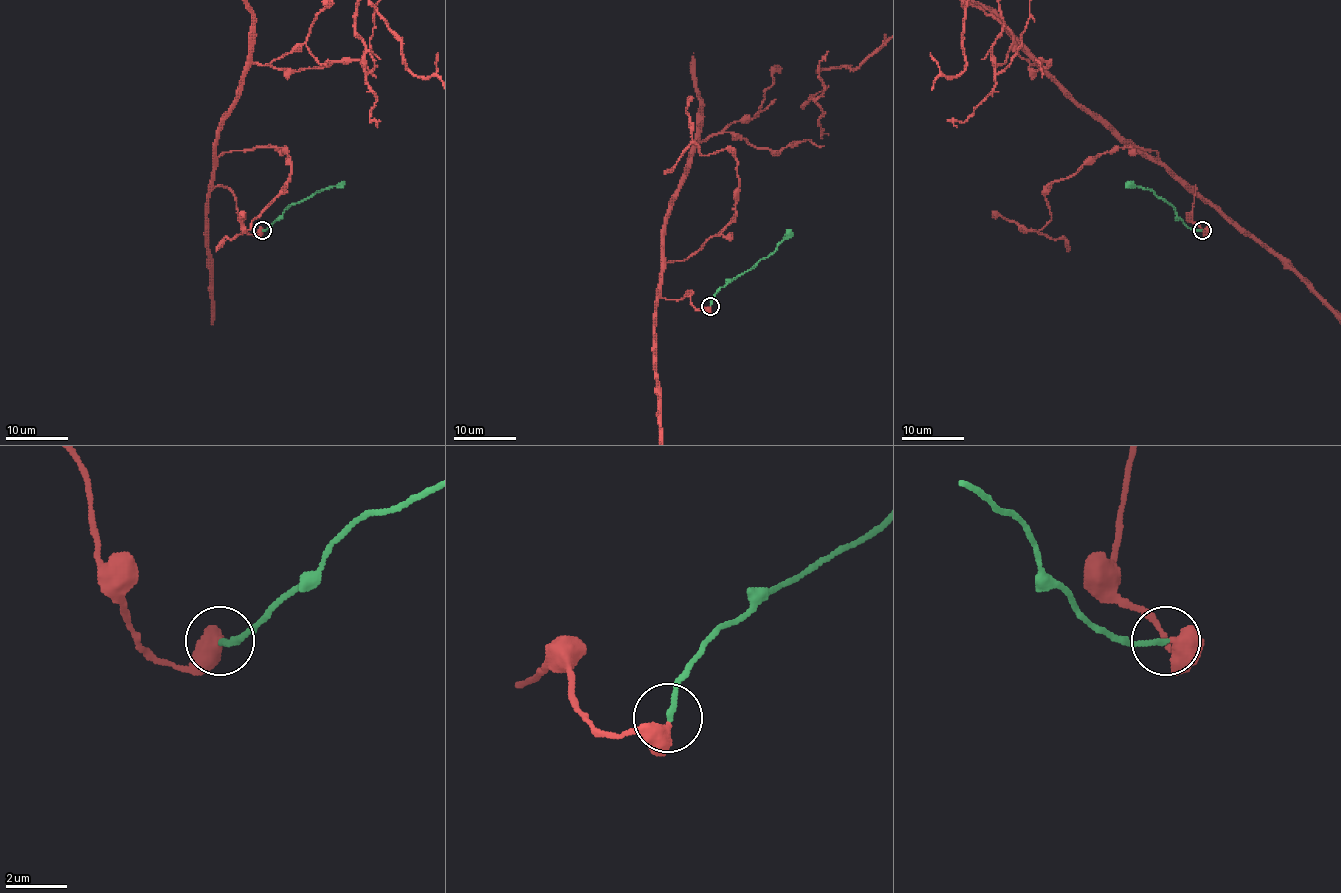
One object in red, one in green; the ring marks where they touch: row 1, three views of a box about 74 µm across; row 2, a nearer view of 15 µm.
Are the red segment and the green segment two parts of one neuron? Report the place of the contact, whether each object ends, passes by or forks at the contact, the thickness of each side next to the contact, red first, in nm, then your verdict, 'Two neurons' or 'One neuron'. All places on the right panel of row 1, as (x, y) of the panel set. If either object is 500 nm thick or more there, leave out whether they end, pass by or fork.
Place: (1202, 230). Thickness 600 nm (red) against 170 nm. One neuron

